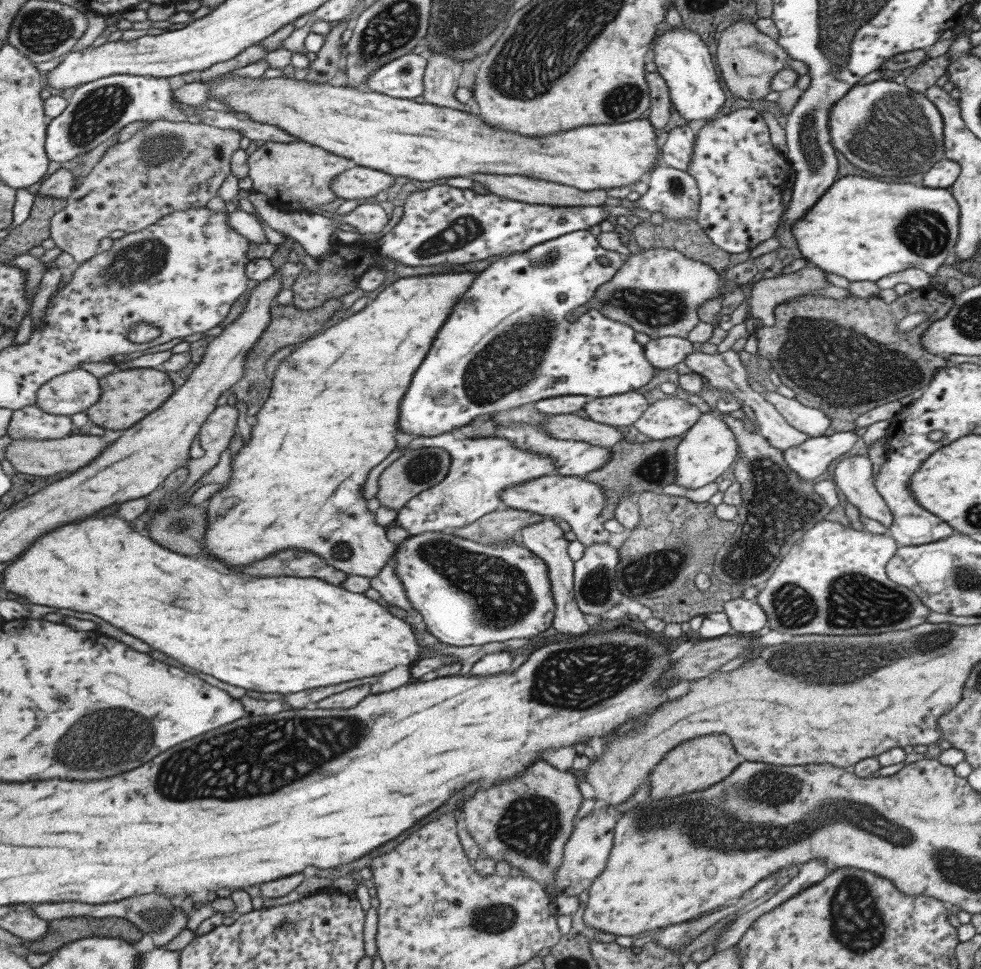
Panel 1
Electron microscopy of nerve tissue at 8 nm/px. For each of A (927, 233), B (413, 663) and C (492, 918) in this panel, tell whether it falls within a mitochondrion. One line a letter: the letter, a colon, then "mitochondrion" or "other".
A: mitochondrion
B: other
C: mitochondrion

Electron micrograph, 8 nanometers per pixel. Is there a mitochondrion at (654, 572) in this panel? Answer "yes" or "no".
yes

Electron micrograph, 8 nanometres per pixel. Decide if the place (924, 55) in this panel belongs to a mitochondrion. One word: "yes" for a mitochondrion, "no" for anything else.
no

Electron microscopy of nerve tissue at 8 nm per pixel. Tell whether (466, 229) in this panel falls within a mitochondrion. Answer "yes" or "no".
yes

